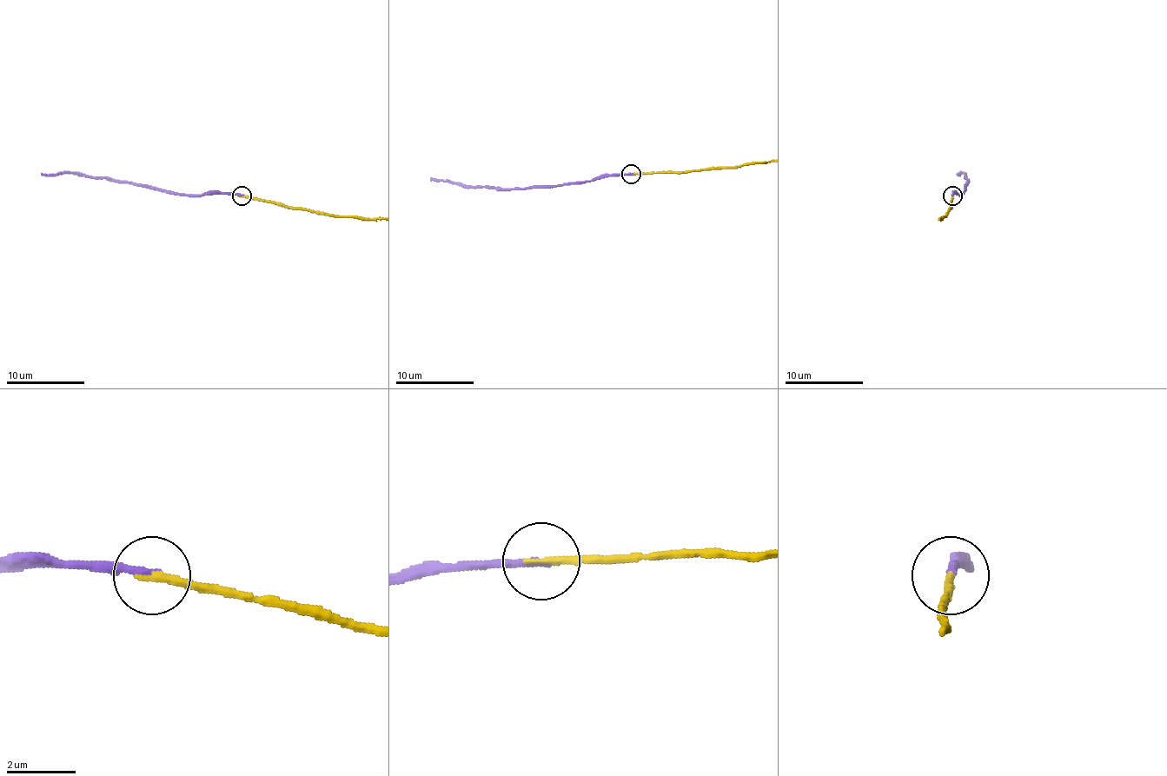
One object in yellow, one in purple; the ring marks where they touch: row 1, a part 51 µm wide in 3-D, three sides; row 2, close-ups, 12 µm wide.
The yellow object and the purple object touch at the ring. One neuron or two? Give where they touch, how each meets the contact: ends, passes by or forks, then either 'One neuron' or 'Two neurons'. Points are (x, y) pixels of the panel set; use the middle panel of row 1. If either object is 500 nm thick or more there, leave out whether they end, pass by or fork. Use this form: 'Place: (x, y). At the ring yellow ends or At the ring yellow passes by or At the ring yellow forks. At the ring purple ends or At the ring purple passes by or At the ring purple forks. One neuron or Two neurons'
Place: (631, 174). At the ring yellow ends. At the ring purple ends. One neuron

